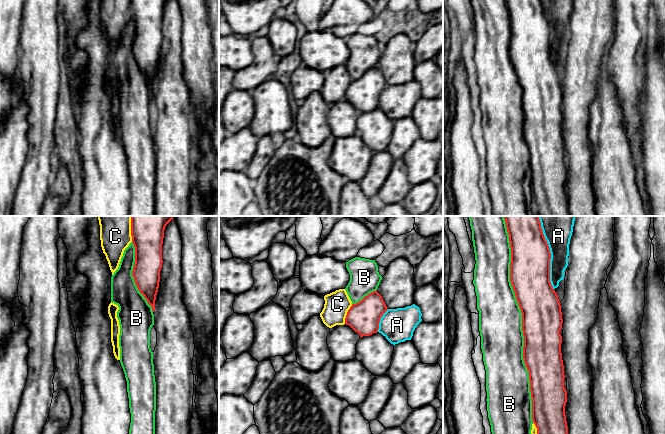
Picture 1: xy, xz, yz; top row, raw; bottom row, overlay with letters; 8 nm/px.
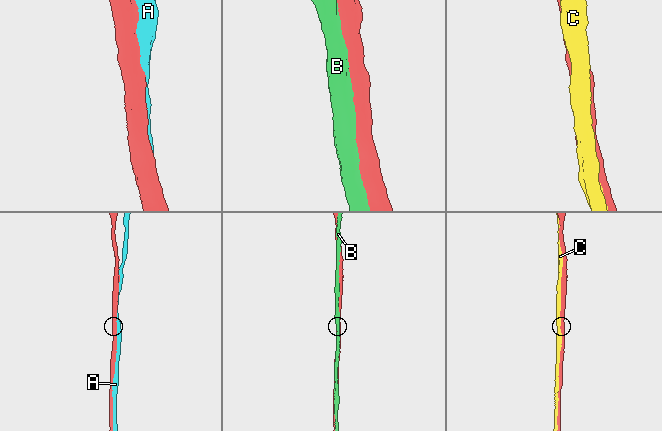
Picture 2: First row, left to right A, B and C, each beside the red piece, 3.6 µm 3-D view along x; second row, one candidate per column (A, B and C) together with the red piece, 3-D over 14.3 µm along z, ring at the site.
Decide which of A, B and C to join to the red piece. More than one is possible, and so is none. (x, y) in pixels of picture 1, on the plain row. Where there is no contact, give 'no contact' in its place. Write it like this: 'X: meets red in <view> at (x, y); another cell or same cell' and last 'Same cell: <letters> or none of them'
A: meets red in yz at (550, 33); another cell
B: meets red in yz at (522, 99); another cell
C: meets red in xz at (347, 90); another cell
Same cell: none of them

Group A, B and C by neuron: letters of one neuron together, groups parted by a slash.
A / B / C

